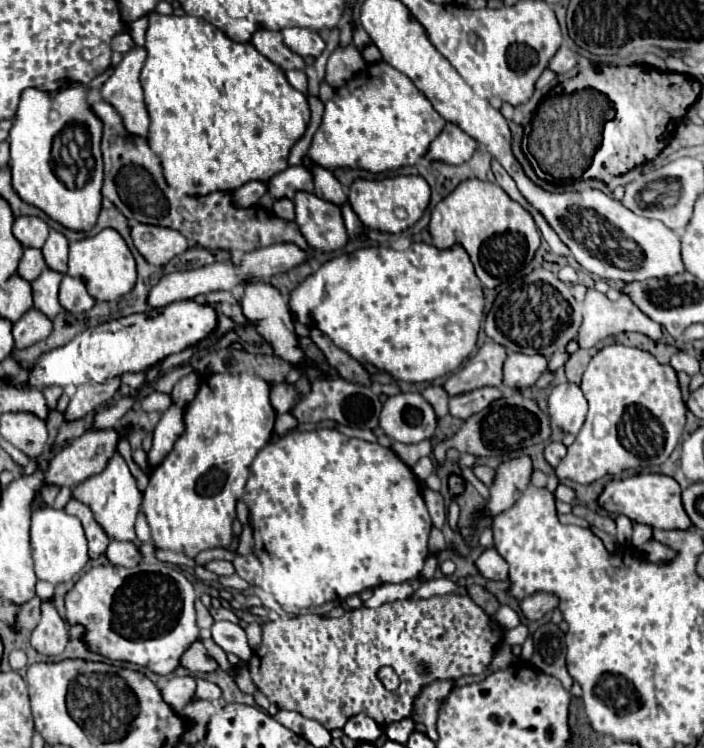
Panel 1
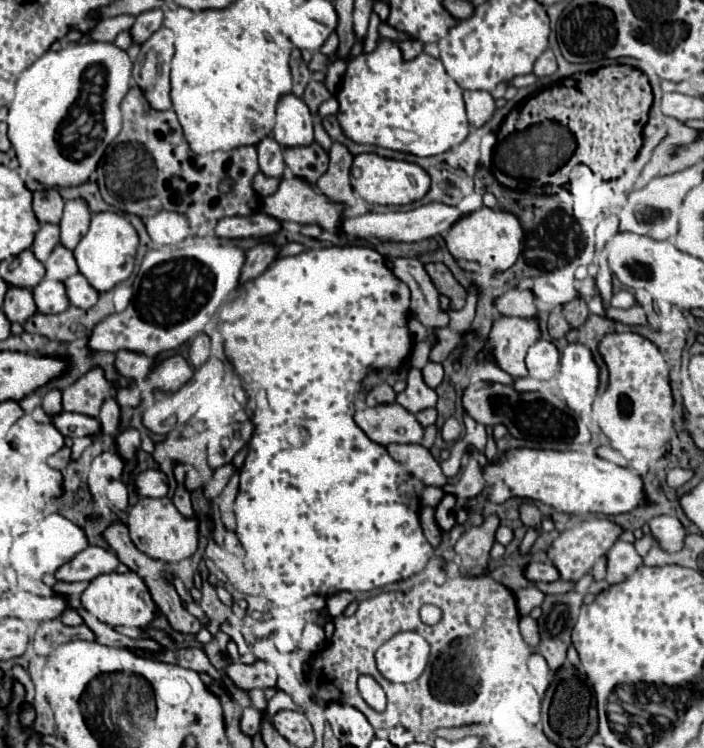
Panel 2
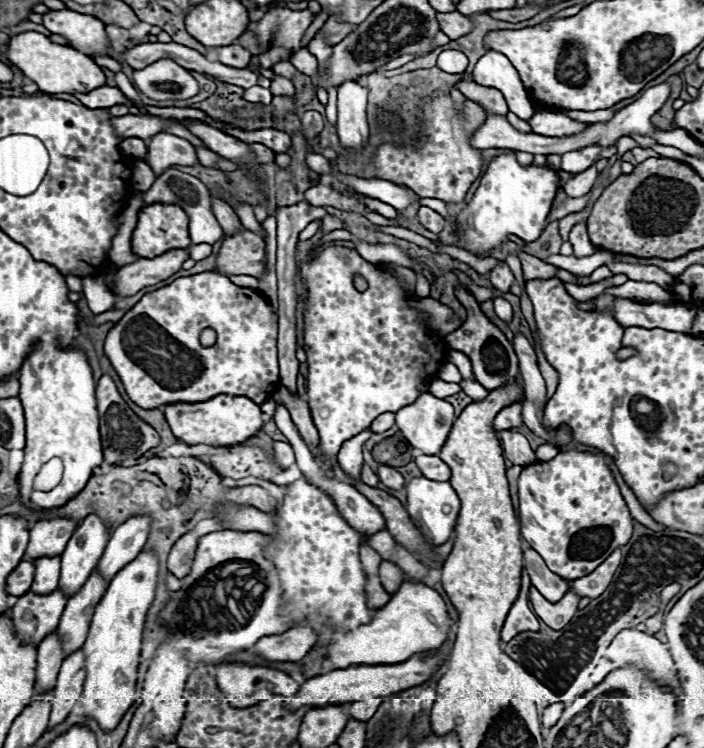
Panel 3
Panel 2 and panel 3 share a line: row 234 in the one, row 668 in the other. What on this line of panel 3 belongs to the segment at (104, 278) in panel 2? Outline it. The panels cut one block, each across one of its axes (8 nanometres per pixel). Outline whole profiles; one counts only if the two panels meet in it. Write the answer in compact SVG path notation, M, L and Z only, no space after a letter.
M142 550L134 562L124 566L108 584L96 606L88 638L82 646L86 680L78 700L82 716L92 718L104 732L112 732L136 698L136 674L142 644L142 628L146 612L154 600L158 576L158 560L154 552Z

